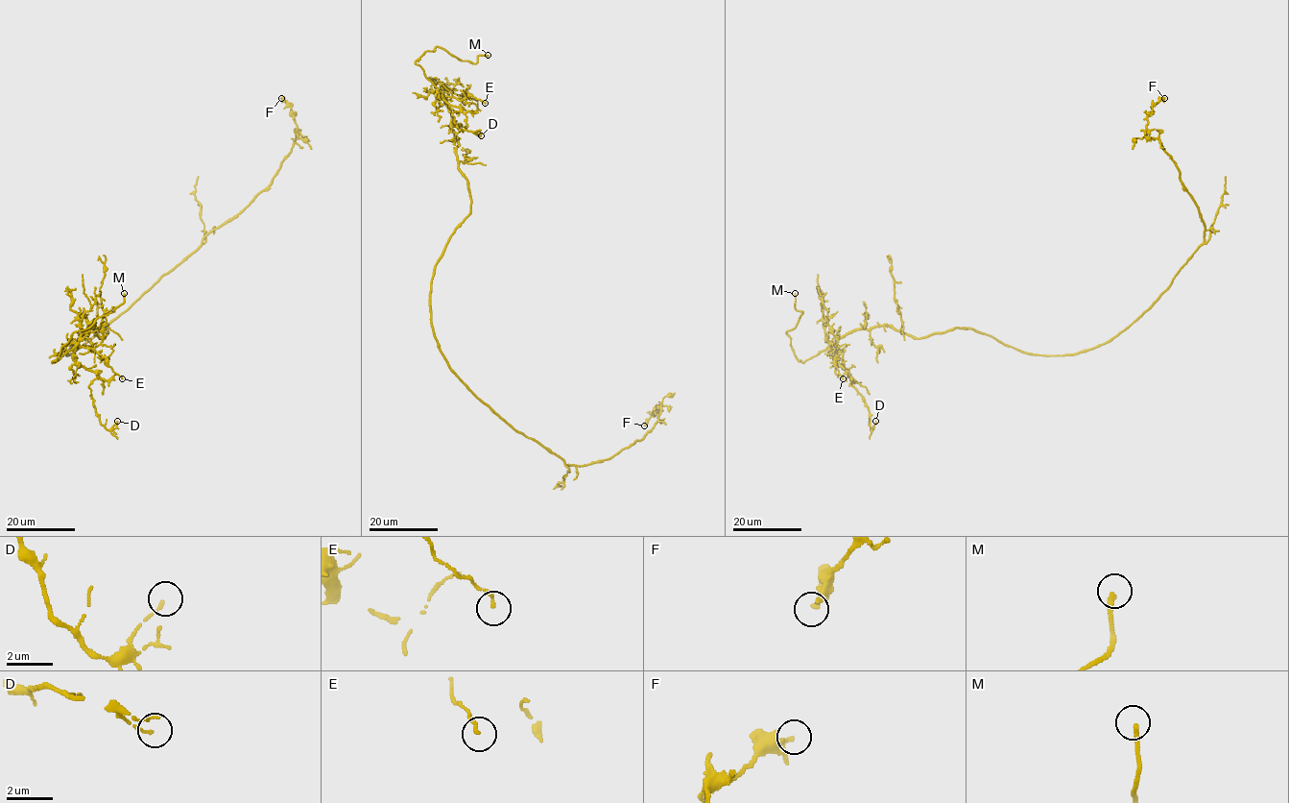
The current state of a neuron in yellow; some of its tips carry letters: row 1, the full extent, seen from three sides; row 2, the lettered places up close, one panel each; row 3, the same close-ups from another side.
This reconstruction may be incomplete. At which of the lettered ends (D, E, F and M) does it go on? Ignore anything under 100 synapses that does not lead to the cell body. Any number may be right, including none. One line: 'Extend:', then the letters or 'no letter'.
Extend: M

